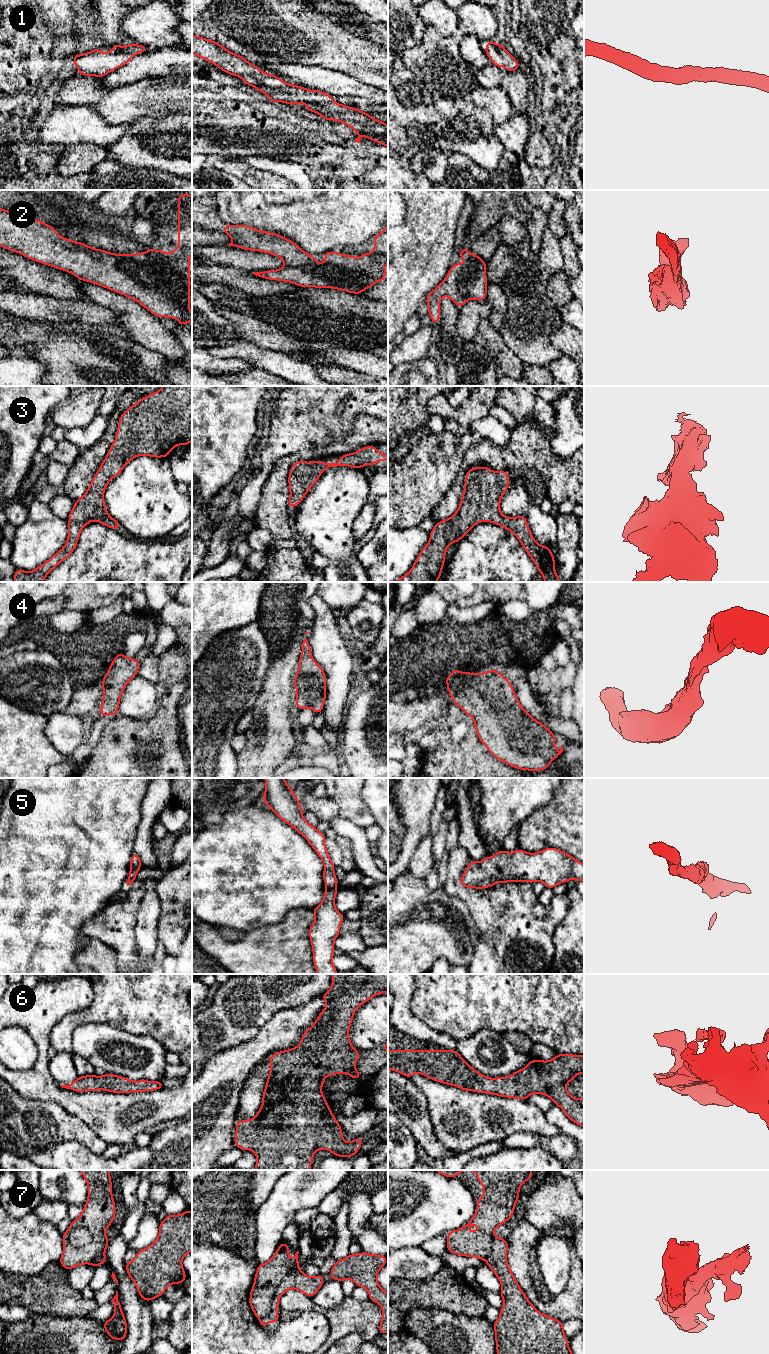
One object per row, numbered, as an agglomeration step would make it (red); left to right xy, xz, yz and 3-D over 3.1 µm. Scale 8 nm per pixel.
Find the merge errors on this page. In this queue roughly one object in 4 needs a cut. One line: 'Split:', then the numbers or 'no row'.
Split: 7

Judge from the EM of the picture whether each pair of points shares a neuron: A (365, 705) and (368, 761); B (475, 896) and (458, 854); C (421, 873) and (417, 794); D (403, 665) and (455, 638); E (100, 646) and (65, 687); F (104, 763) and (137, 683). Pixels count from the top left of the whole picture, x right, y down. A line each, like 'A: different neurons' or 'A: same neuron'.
A: same neuron
B: same neuron
C: different neurons
D: same neuron
E: different neurons
F: different neurons

